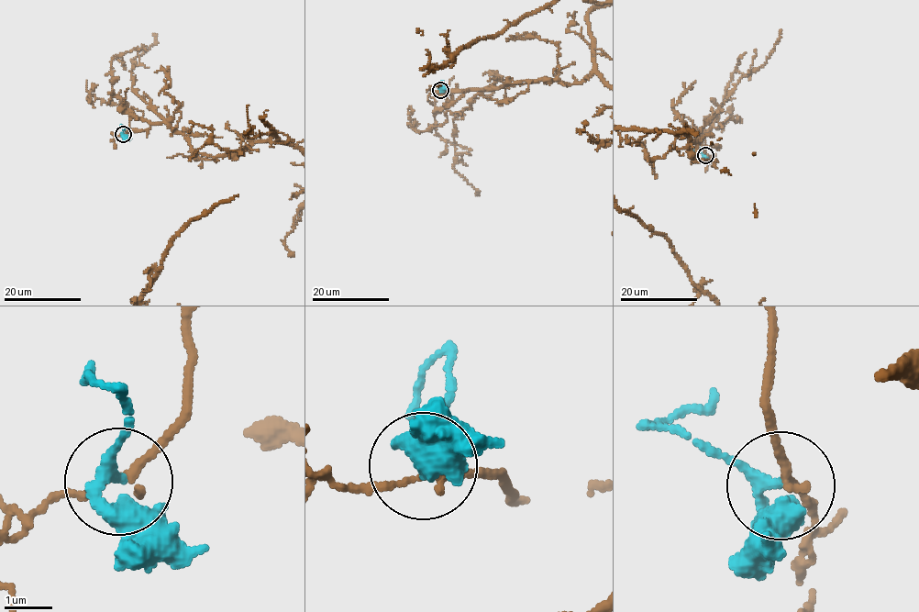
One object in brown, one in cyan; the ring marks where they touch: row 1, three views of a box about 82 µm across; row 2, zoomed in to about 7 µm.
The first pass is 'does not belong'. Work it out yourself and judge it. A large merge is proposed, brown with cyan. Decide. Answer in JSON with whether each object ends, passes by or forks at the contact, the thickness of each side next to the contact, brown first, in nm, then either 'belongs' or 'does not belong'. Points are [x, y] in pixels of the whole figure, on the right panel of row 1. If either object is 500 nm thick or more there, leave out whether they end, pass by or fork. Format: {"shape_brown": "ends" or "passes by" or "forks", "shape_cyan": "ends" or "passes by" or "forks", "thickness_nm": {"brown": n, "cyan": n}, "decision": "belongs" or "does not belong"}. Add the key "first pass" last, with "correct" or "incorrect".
{"shape_brown": "passes by", "shape_cyan": "passes by", "thickness_nm": {"brown": 150, "cyan": 200}, "decision": "belongs", "first pass": "incorrect"}

